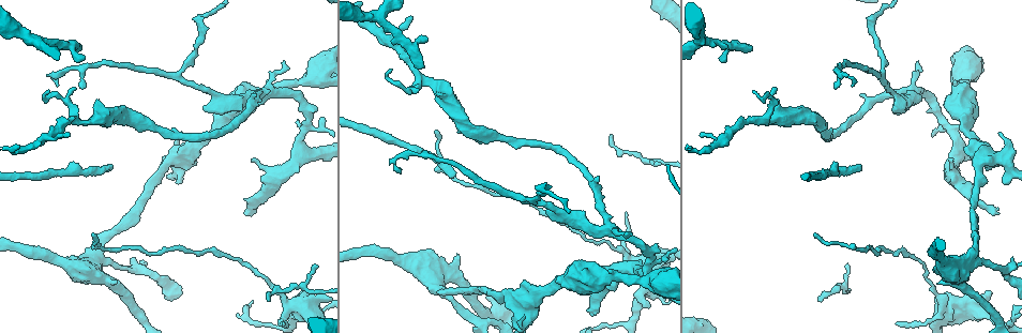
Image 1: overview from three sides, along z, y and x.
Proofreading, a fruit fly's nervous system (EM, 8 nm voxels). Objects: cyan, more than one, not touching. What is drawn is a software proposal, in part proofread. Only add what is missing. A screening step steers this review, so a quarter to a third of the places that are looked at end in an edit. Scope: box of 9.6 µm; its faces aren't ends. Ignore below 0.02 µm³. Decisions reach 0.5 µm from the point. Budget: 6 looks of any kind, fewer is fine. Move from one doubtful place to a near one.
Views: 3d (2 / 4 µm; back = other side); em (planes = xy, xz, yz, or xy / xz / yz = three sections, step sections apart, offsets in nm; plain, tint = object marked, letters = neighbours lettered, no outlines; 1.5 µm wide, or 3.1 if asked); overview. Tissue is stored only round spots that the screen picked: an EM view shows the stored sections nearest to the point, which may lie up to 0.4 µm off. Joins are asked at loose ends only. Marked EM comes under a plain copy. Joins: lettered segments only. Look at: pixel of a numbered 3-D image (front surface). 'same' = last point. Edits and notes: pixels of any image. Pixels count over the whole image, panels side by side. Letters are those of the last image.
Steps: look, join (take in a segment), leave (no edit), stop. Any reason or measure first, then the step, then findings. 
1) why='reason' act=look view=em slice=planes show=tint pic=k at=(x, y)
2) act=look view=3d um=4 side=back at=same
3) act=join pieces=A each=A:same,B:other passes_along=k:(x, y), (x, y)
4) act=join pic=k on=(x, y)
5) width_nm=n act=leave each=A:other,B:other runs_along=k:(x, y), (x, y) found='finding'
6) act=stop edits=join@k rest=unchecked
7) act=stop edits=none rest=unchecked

why='branch stops here' act=look view=em slice=planes show=letters pic=1 at=(858, 166)

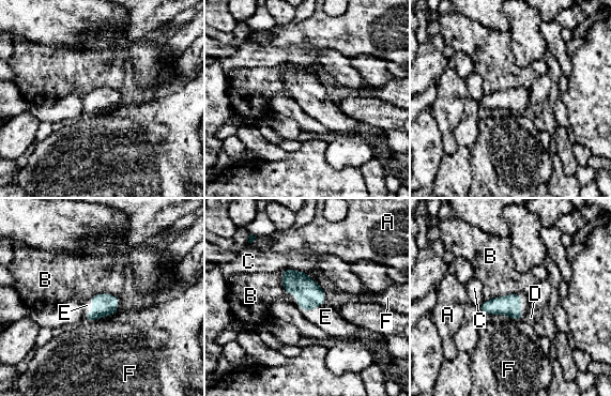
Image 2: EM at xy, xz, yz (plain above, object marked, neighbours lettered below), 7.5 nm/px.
width_nm=160 act=join pieces=E each=A:other,B:other,C:other,D:other,E:same,F:other passes_along=2:(309, 294), (302, 308), (325, 317) found='the neuron continues'

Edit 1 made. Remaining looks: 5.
why='branch stops here' act=look view=3d um=4 pic=1 at=(750, 49)

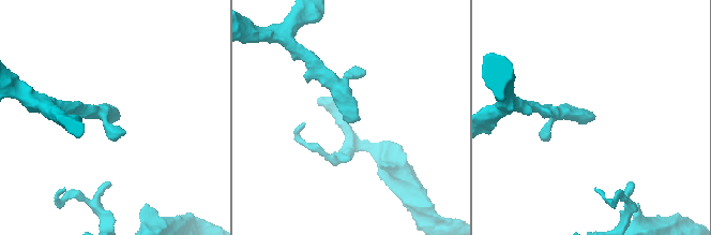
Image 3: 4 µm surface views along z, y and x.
act=look view=em slice=xy step=4 show=tint pic=3 at=(114, 116)

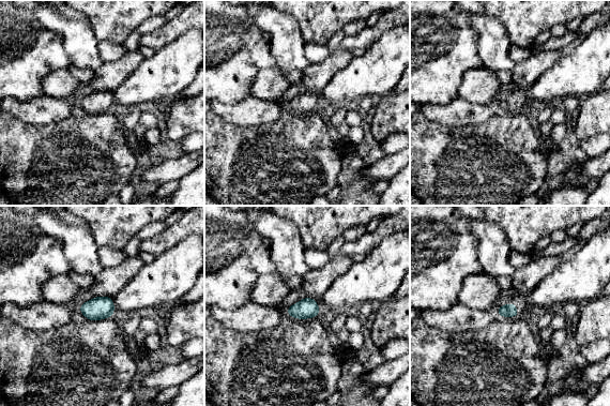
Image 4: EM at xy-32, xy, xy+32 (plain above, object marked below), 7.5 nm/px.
act=look view=em slice=planes show=letters at=same

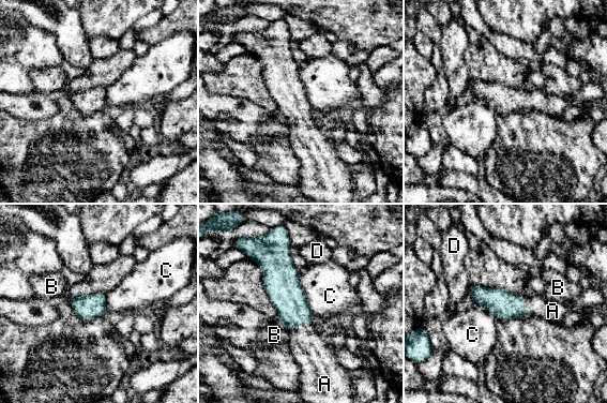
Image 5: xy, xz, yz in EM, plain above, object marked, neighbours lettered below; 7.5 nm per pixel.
act=join pieces=A each=A:same,B:other,C:other,D:other found='it goes on there'

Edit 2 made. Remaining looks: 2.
act=stop edits=join@2,join@5 rest=unchecked

